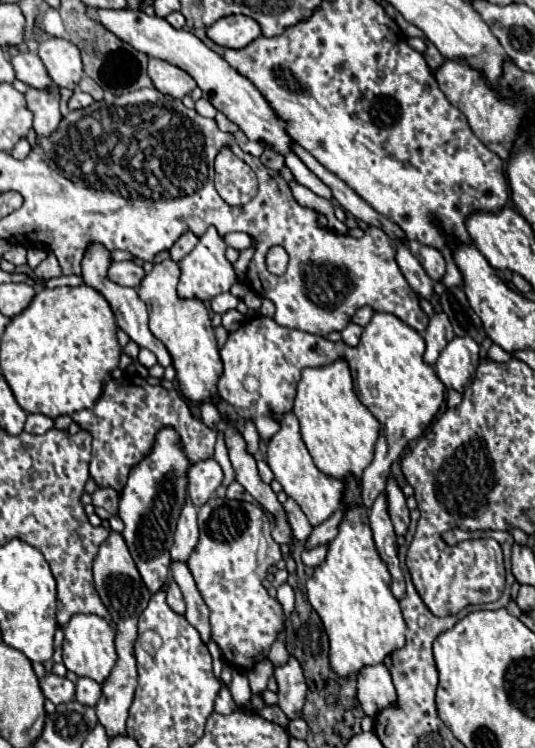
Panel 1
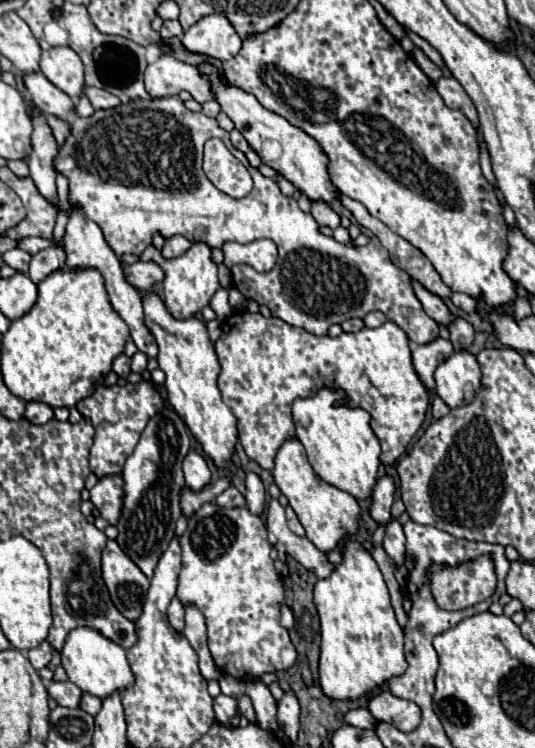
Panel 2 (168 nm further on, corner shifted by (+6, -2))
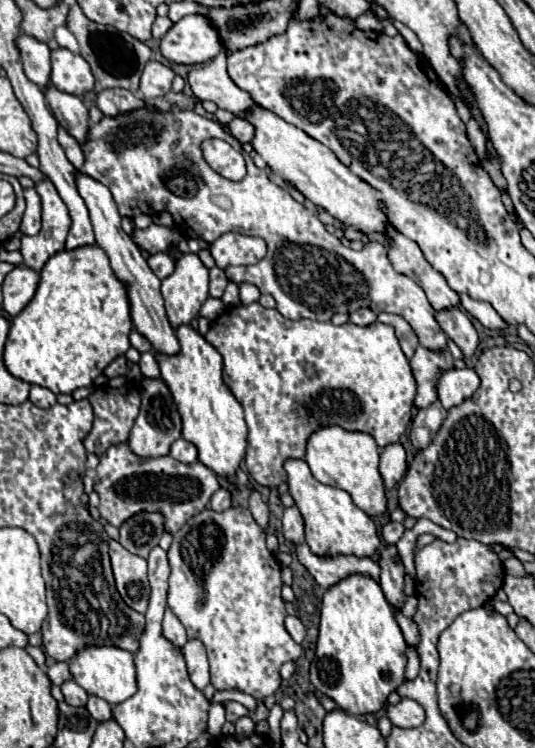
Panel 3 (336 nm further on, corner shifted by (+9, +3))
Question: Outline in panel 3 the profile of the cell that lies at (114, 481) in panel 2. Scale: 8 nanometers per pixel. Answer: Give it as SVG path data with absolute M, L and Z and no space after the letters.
M128 443L114 445L100 457L100 465L96 467L94 491L100 497L98 511L100 515L114 527L120 527L128 517L144 511L144 509L160 509L166 517L166 529L176 533L188 517L200 513L208 507L210 497L220 489L218 477L214 471L196 465L180 465L180 461L172 457L160 457L156 461L140 461L130 449Z

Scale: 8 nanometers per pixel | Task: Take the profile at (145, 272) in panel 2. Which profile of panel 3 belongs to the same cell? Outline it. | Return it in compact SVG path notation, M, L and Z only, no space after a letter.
M156 253L148 257L148 265L158 279L164 279L168 277L168 273L172 273L172 261L174 259L168 253Z

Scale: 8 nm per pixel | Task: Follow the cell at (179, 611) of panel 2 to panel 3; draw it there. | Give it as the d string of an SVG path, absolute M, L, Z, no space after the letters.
M168 607L166 613L164 613L164 621L162 621L162 629L164 629L164 637L168 637L168 641L172 641L176 647L184 647L184 641L188 639L186 637L186 629L184 625L180 623L180 619L172 613L172 609Z

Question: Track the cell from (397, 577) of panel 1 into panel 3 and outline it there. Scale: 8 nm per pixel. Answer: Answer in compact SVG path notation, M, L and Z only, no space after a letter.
M400 443L388 445L380 453L380 475L384 479L384 487L392 489L402 475L406 473L406 453Z

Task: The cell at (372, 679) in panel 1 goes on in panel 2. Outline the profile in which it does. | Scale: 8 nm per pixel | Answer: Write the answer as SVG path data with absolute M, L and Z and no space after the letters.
M389 690L375 692L369 698L367 708L379 722L389 722L389 724L393 722L393 726L399 728L401 732L411 732L421 722L419 706L409 700L395 698Z

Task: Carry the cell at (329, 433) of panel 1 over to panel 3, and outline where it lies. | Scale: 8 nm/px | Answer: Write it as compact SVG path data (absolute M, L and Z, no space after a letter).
M322 425L308 437L304 459L320 483L348 491L352 501L368 515L382 515L386 511L386 497L384 483L378 473L378 455L378 445L372 435L346 431L340 425Z

